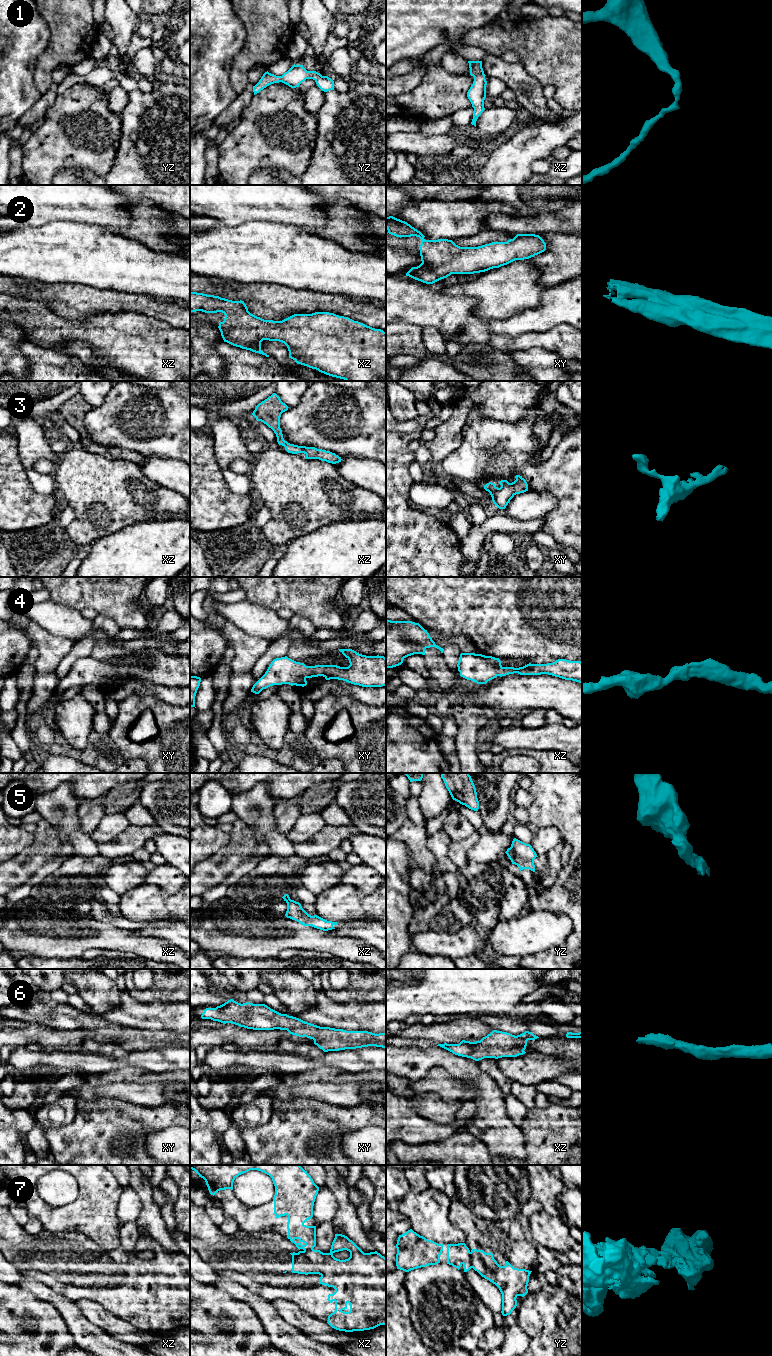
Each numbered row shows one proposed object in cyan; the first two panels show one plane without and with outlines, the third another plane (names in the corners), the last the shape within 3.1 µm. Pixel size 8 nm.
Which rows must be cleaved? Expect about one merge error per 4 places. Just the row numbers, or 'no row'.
7

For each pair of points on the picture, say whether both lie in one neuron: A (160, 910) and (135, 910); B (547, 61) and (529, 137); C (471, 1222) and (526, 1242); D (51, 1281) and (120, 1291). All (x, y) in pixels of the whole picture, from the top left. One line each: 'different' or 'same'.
A: same
B: different
C: same
D: same

